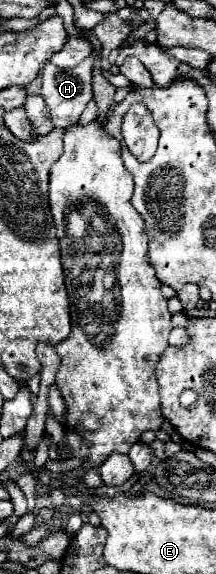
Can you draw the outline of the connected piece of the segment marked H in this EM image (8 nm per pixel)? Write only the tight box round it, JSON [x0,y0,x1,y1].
[41,55,95,129]

